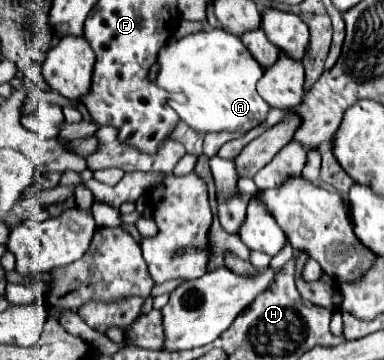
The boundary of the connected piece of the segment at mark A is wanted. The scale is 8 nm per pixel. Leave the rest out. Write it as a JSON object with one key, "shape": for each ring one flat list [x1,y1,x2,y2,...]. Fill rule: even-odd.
{"shape":[[201,30,179,40,171,38,159,52,159,64,161,72,155,82,171,94,169,106,193,130,210,132,205,136,227,130,227,142,231,141,236,136,230,132,249,132,259,126,269,112,267,102,255,90,255,84,265,70,255,62,243,42,225,30],[179,96,181,100,175,100]]}

